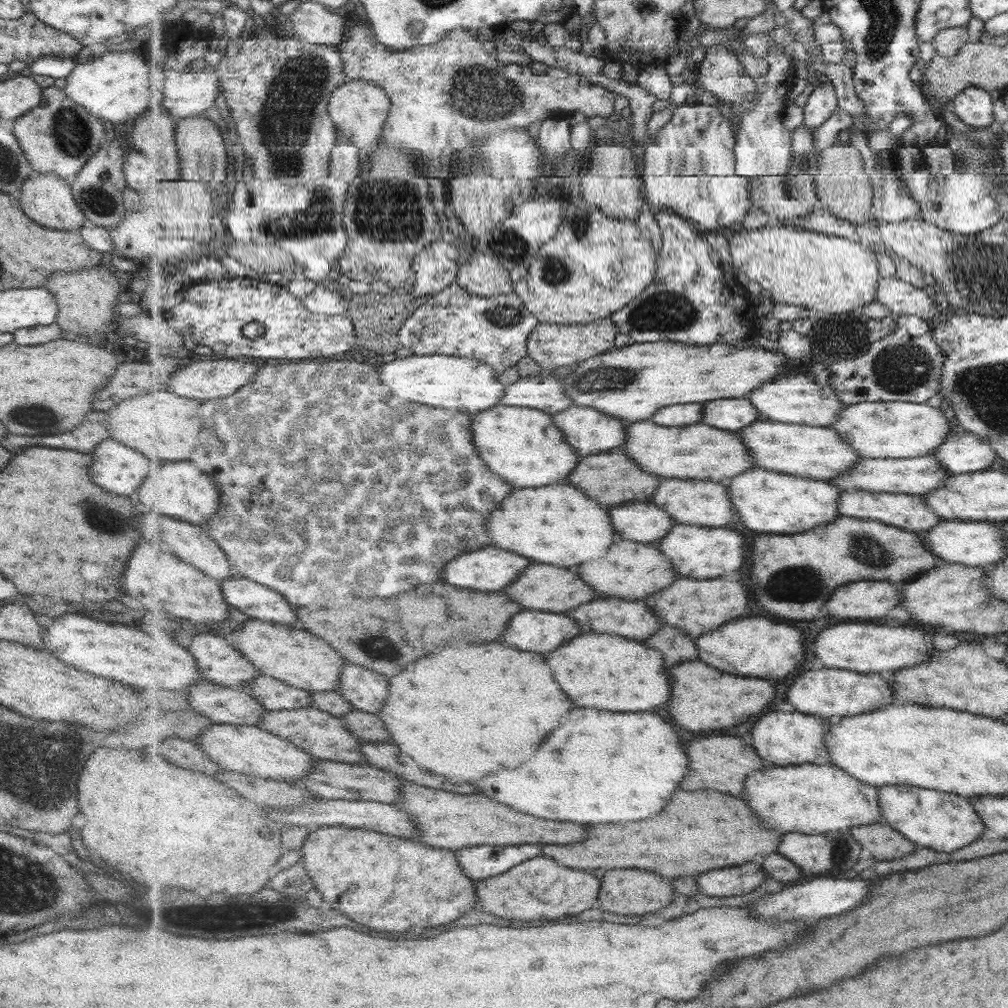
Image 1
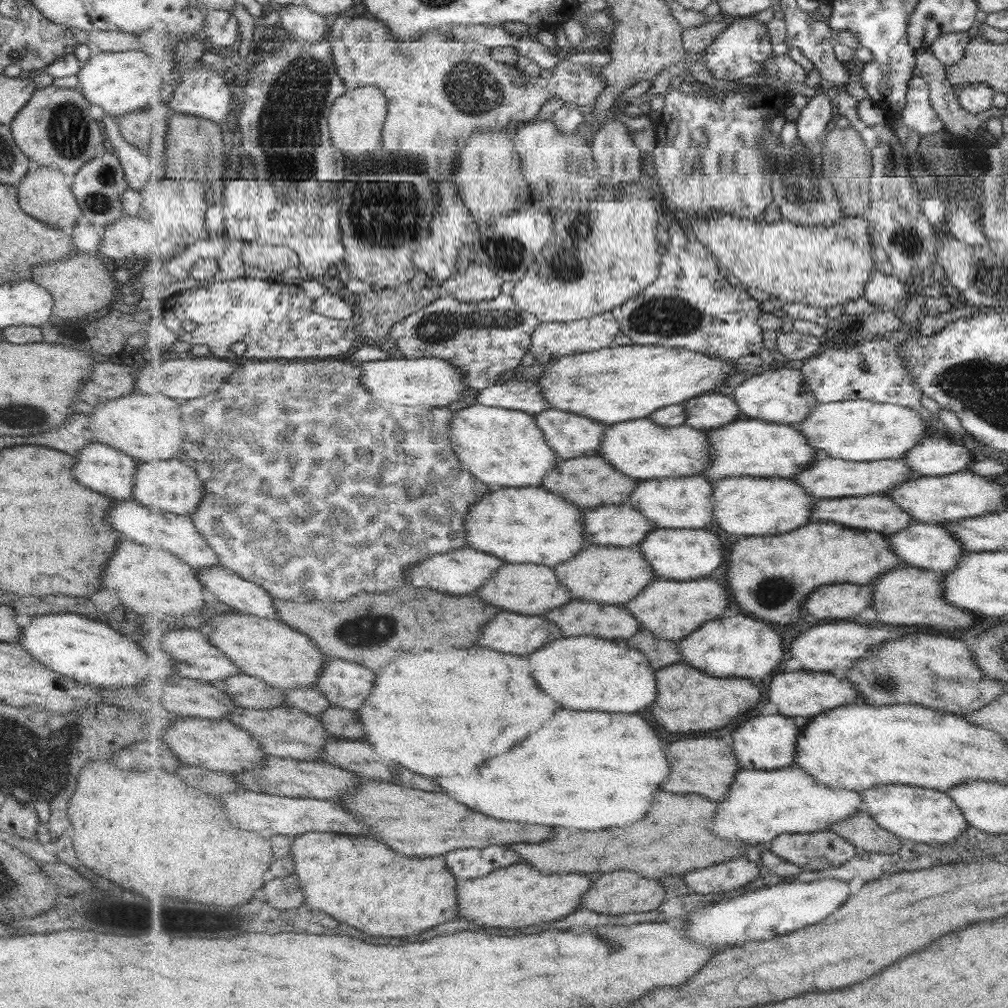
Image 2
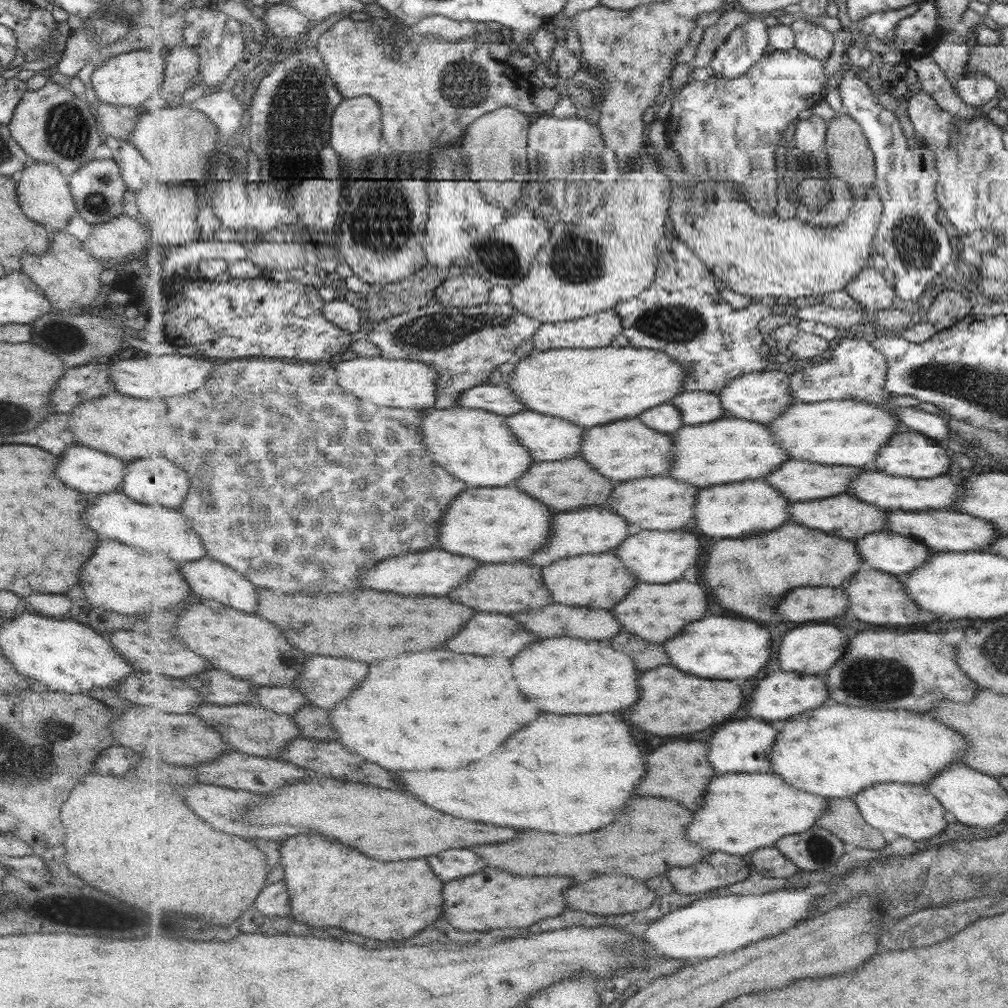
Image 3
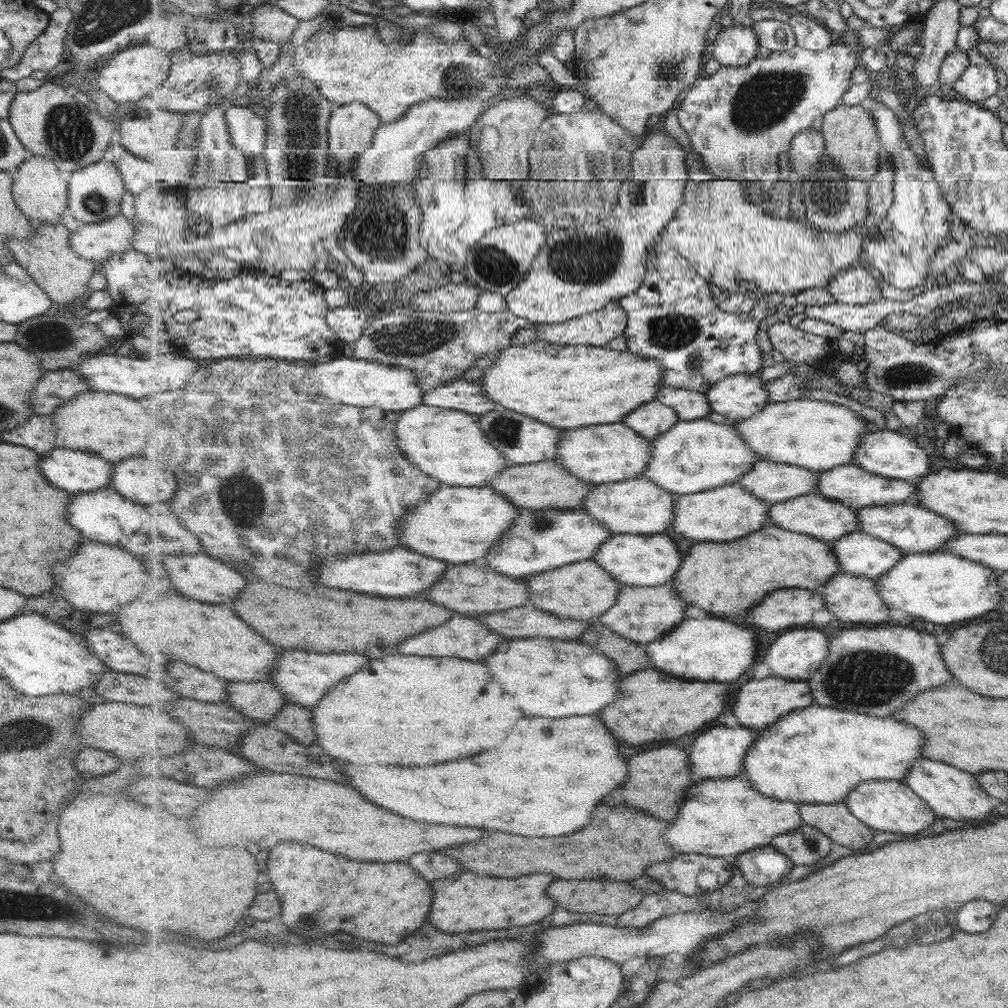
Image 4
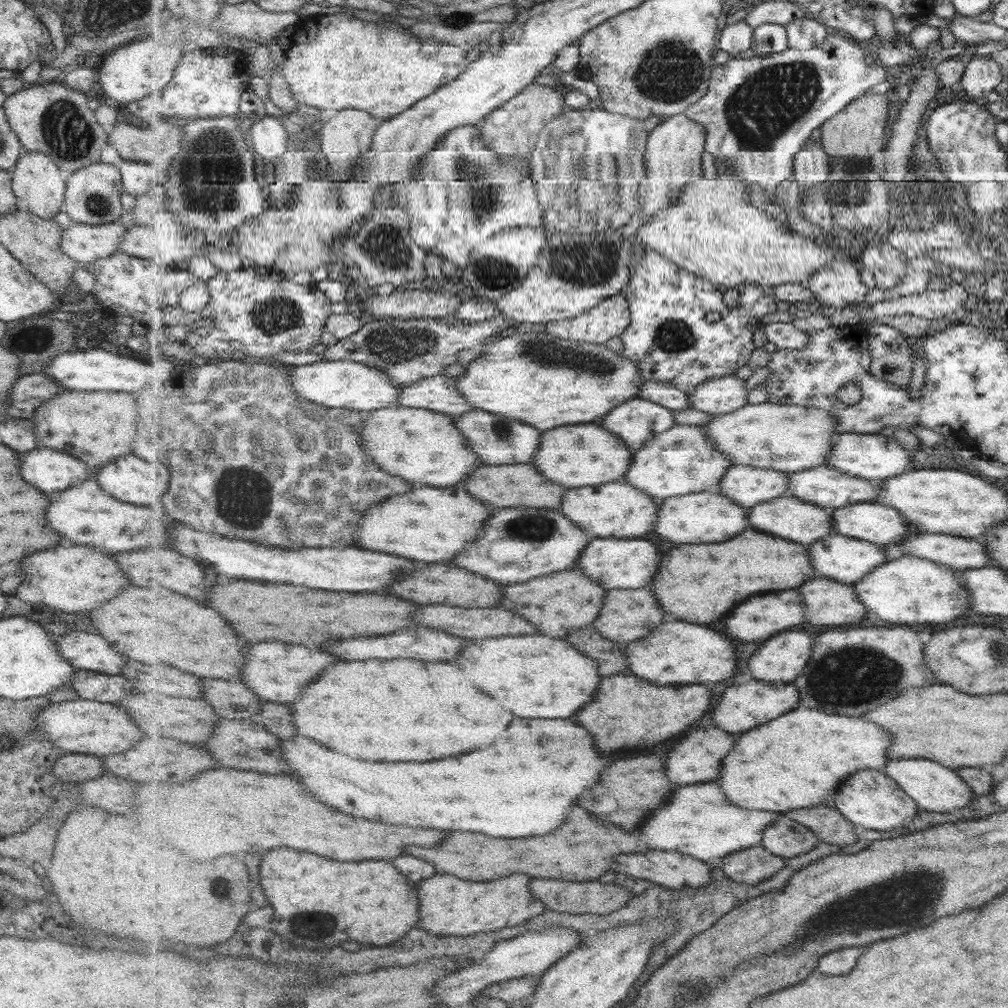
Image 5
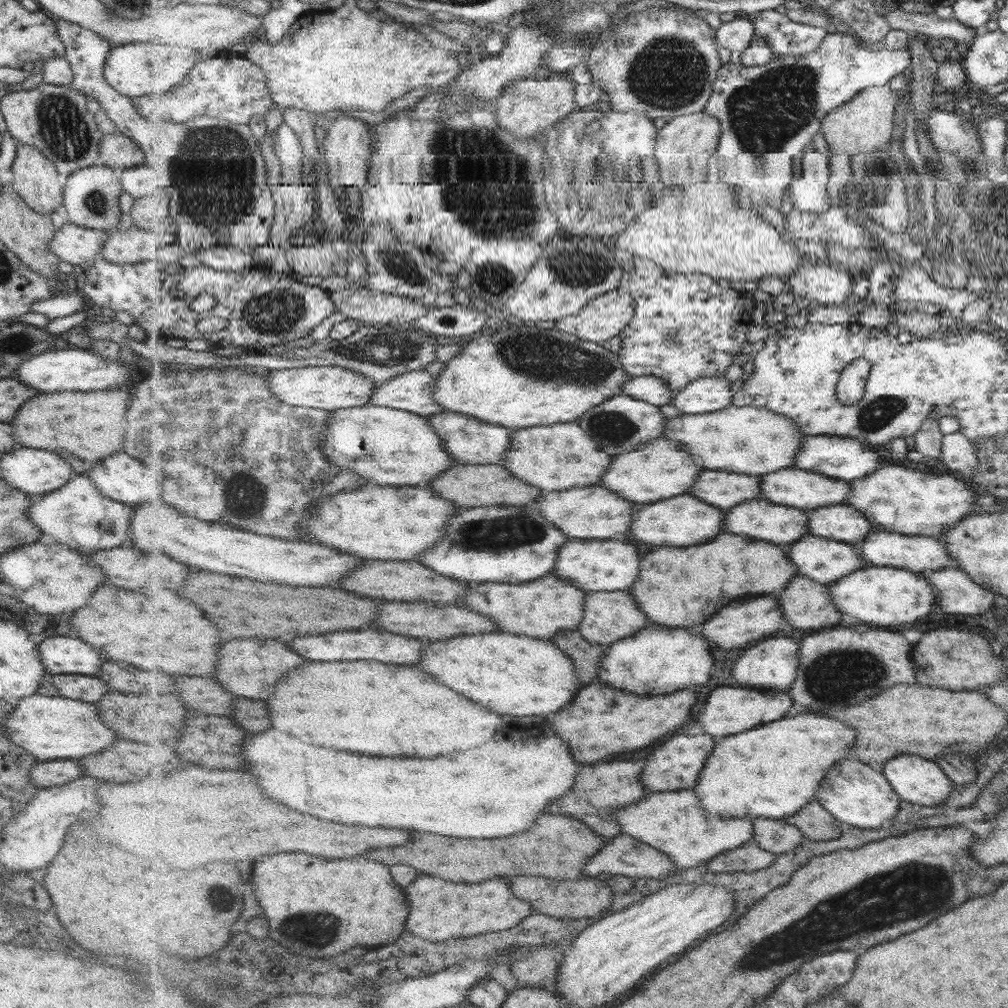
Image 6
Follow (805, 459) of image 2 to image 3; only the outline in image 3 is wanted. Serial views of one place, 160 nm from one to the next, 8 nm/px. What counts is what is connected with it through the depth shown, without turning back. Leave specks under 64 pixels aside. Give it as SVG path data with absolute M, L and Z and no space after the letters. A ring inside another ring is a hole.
M739 417L684 424L674 436L676 462L669 469L669 476L688 482L698 489L732 482L765 479L792 456L778 443L772 430L763 423L743 420Z

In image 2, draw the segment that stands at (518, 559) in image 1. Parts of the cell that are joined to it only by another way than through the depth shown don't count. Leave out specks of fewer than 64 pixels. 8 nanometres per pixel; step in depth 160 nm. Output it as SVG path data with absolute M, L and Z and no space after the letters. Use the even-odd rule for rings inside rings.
M471 545L453 550L445 554L436 554L427 560L422 560L417 566L408 568L408 580L413 586L449 592L449 594L474 594L478 592L492 578L505 562L497 555L487 554L485 551L477 550Z

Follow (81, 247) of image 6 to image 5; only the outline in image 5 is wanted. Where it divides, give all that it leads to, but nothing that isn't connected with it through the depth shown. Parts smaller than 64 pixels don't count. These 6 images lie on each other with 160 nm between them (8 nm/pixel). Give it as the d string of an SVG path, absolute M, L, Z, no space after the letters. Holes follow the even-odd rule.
M130 221L88 225L71 223L60 236L60 249L78 264L107 258L118 250Z

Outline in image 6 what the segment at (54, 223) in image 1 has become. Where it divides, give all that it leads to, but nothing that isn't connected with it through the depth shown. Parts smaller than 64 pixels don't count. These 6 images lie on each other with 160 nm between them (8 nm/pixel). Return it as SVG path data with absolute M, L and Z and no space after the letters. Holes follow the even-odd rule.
M16 146L15 158L10 171L13 183L9 186L11 190L22 197L23 202L36 213L49 215L62 204L64 180L55 170L52 162L49 162L43 154L39 153L33 146Z

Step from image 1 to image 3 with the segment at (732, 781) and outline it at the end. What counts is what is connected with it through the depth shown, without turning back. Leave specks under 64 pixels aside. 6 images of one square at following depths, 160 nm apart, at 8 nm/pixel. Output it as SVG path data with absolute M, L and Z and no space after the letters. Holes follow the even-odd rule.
M677 740L663 744L647 758L649 758L649 778L645 778L645 782L641 782L641 790L637 790L637 794L673 798L673 800L679 800L681 804L689 806L689 810L699 810L699 806L705 804L705 796L707 796L711 778L715 778L717 775L710 761L708 743Z

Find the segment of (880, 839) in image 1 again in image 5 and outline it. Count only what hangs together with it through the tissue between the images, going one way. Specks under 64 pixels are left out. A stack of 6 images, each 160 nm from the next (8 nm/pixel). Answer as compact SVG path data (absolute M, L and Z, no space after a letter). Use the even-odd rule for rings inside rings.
M819 805L801 807L785 813L787 817L808 827L820 840L835 845L850 845L857 842L857 834L851 822L837 807Z

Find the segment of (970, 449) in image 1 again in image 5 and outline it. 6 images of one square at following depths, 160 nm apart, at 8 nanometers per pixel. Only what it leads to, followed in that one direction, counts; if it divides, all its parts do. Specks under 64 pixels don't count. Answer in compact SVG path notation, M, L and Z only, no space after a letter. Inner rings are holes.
M880 432L875 434L841 433L836 435L832 454L828 456L826 464L857 478L882 483L901 474L905 475L908 470L913 469L911 466L913 451L905 450L899 440L894 437L885 437Z

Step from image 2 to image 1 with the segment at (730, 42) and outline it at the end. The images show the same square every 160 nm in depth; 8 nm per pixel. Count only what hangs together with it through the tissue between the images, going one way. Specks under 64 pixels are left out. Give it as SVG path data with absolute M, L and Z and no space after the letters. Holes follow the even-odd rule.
M771 33L743 34L742 41L751 49L753 54L764 58L769 63L765 76L752 77L747 74L744 64L729 44L707 46L707 54L697 68L696 73L702 86L711 92L722 104L730 104L734 116L740 118L735 147L736 173L742 177L766 177L787 174L791 166L792 133L783 126L784 102L782 98L792 89L796 81L793 74L793 62L781 44L773 40ZM751 96L758 96L756 101Z

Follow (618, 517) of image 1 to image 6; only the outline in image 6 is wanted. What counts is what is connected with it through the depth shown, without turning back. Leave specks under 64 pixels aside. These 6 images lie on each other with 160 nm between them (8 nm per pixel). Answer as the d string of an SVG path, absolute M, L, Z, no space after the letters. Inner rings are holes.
M537 502L523 506L479 506L459 508L456 516L446 526L448 534L433 548L428 548L419 562L432 568L439 574L460 580L462 583L477 584L481 582L505 582L507 584L535 581L546 575L554 574L560 550L571 538L565 531L558 529L549 519L542 515Z

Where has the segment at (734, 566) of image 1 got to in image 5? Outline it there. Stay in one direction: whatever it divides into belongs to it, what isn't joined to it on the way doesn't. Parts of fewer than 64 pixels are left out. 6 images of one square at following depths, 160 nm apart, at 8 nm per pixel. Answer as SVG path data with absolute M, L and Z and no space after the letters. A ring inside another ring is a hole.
M593 537L588 548L582 552L575 568L589 578L597 578L597 582L605 588L645 588L653 584L655 574L661 564L661 549L648 539L620 539L615 537Z

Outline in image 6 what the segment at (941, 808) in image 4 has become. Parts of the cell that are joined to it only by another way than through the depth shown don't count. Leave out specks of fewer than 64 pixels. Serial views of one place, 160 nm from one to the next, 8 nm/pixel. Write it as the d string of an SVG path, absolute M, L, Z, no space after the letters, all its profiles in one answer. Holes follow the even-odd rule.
M921 755L896 756L884 765L883 772L899 798L915 804L941 804L952 791L953 782L936 761Z

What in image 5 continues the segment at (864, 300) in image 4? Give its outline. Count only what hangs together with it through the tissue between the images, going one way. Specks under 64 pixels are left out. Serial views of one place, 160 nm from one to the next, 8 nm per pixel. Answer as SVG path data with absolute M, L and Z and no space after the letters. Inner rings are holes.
M839 252L837 257L817 271L807 288L817 299L817 305L835 308L855 306L865 300L871 289L865 286L861 278L860 266L850 256Z

